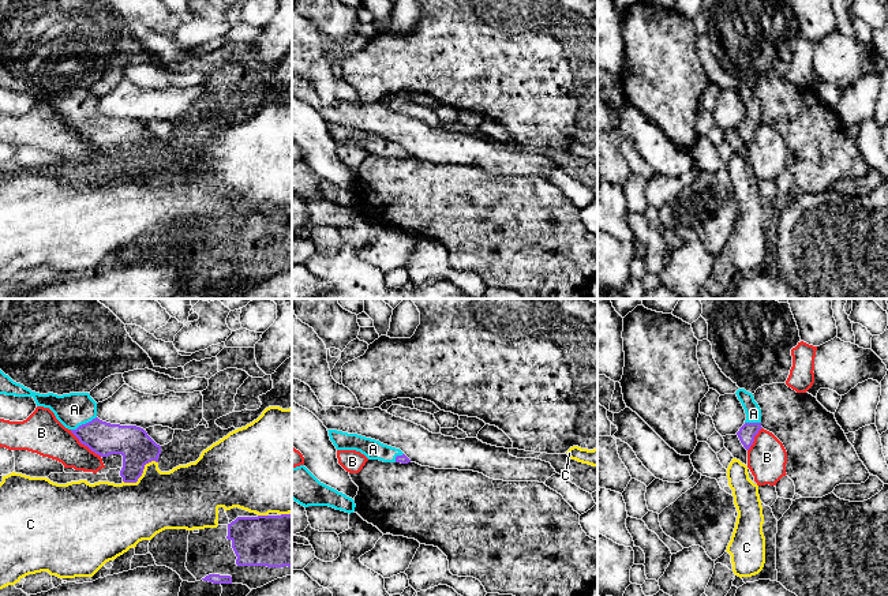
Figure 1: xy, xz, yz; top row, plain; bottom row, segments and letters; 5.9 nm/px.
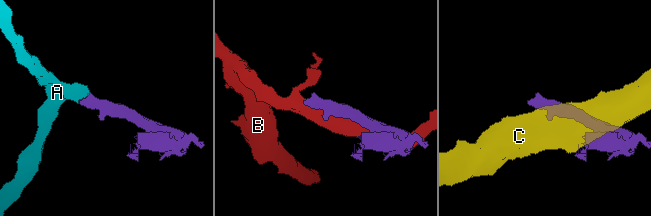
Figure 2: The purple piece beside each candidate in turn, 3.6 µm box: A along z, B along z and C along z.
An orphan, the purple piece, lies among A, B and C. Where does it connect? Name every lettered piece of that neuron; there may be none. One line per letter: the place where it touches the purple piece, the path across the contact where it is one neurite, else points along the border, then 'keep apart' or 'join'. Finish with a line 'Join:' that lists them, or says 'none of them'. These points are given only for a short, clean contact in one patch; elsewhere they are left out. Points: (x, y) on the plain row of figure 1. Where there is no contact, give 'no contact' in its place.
A: contact xy (83, 119); way xy (102, 132), (83, 119), (81, 111), (74, 104); join
B: contact xy (85, 139); keep apart
C: contact xy (142, 167); keep apart
Join: A

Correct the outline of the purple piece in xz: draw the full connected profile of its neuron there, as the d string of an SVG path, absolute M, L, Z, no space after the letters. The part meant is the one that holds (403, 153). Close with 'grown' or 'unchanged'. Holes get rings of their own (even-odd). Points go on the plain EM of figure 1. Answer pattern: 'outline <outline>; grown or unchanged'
outline M337 124L327 125L330 135L337 145L356 145L364 149L368 154L379 154L383 157L411 157L400 143L383 139L379 135Z; grown

